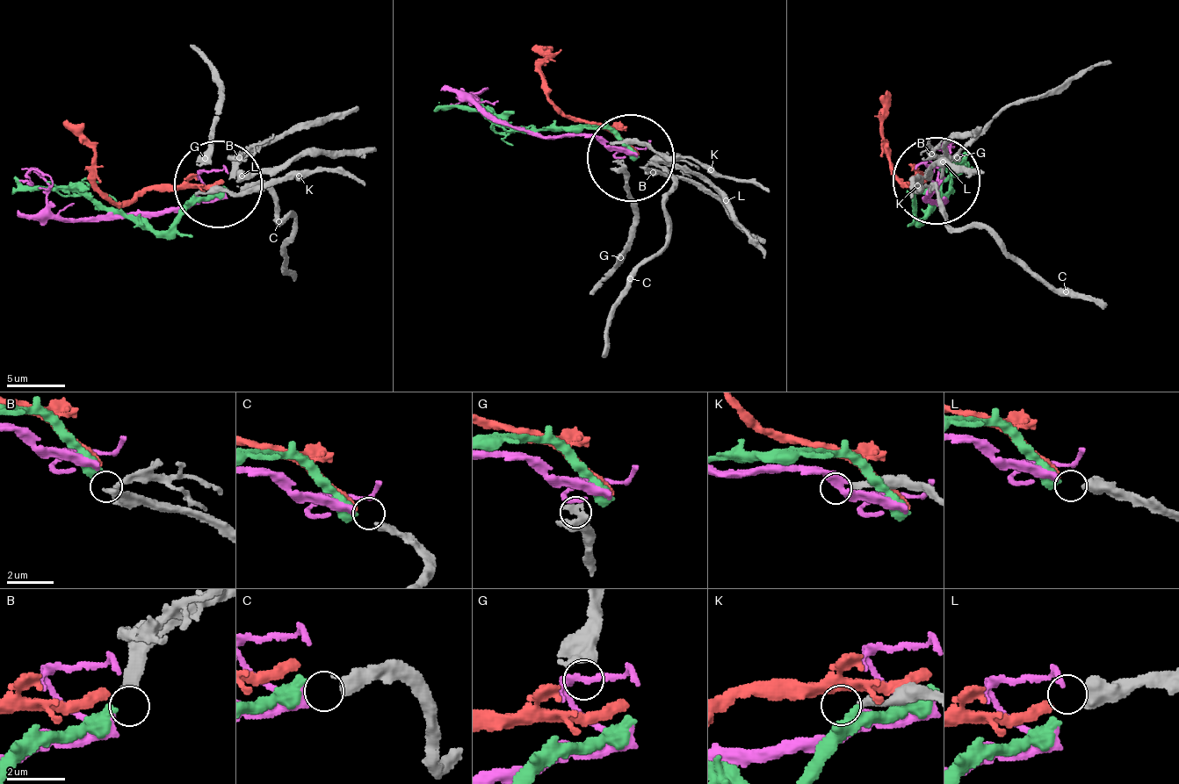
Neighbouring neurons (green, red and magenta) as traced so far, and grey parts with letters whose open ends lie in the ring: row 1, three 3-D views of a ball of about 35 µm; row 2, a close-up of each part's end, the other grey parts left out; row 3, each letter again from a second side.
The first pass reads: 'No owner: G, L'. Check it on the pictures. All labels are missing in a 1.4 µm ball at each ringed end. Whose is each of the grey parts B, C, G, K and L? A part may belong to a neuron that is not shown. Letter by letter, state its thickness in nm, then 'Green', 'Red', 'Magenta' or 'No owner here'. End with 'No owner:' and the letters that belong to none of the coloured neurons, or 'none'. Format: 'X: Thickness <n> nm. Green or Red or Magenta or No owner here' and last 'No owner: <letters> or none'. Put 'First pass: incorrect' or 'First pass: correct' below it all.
B: Thickness 320 nm. Green
C: Thickness 320 nm. Magenta
G: Thickness 500 nm. No owner here
K: Thickness 240 nm. No owner here
L: Thickness 550 nm. Red
No owner: G, K
First pass: incorrect

